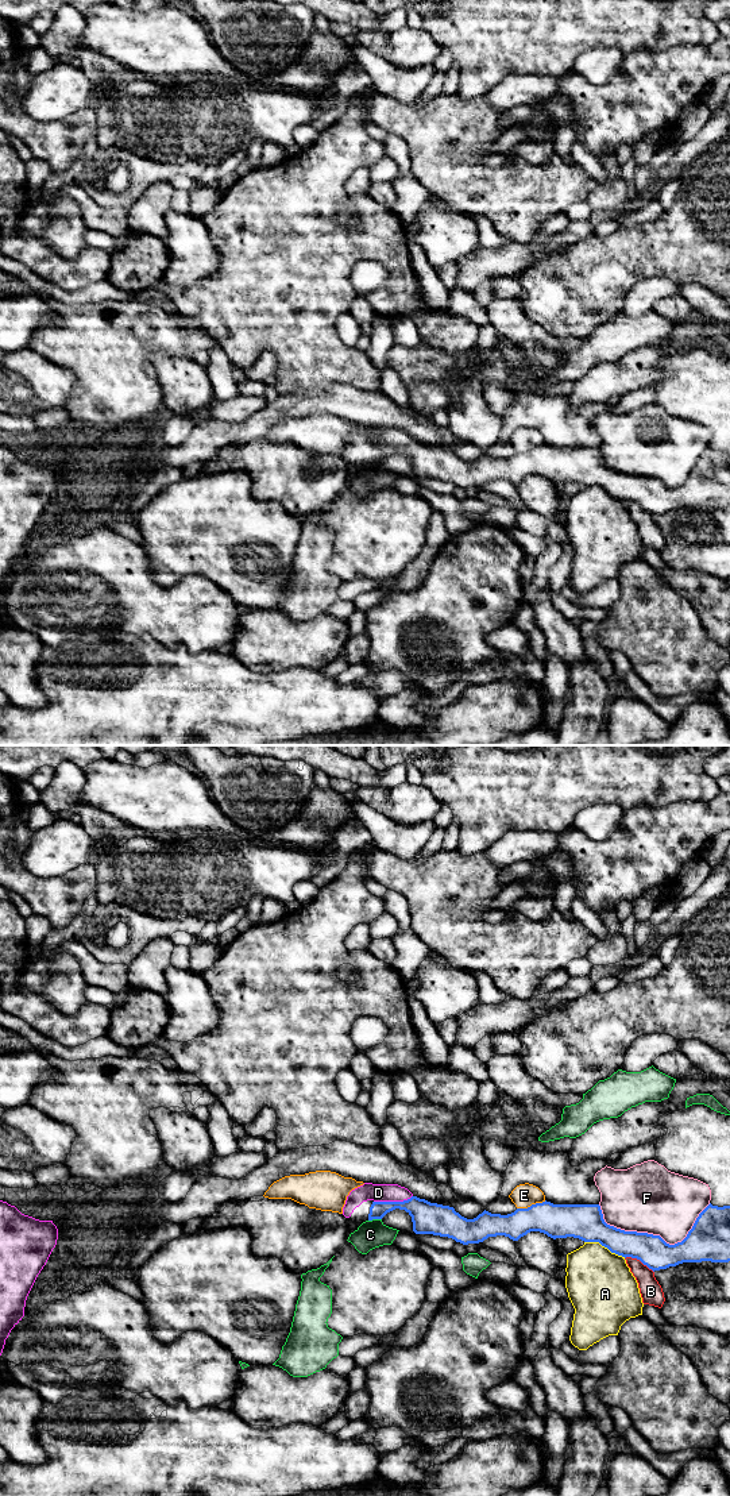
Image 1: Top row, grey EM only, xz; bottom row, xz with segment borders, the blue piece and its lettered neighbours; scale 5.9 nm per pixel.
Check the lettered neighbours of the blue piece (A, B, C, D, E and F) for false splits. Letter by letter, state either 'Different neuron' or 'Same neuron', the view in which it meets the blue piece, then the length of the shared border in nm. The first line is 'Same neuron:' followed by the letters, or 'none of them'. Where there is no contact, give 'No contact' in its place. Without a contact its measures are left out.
Same neuron: D
A: Different neuron. Touches blue in xz. Shared border 260 nm
B: Different neuron. Touches blue in xz. Shared border 200 nm
C: Different neuron. Touches blue in xz. Shared border 80 nm
D: Same neuron. Touches blue in xz. Shared border 240 nm
E: Different neuron. Touches blue in xz. Shared border 180 nm
F: Different neuron. Touches blue in xz. Shared border 650 nm

